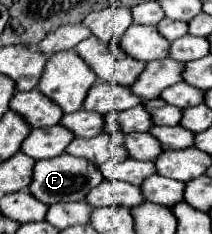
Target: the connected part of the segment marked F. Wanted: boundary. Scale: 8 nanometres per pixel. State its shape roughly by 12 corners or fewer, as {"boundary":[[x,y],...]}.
{"boundary":[[62,153],[36,163],[30,191],[48,205],[84,201],[98,165]]}

